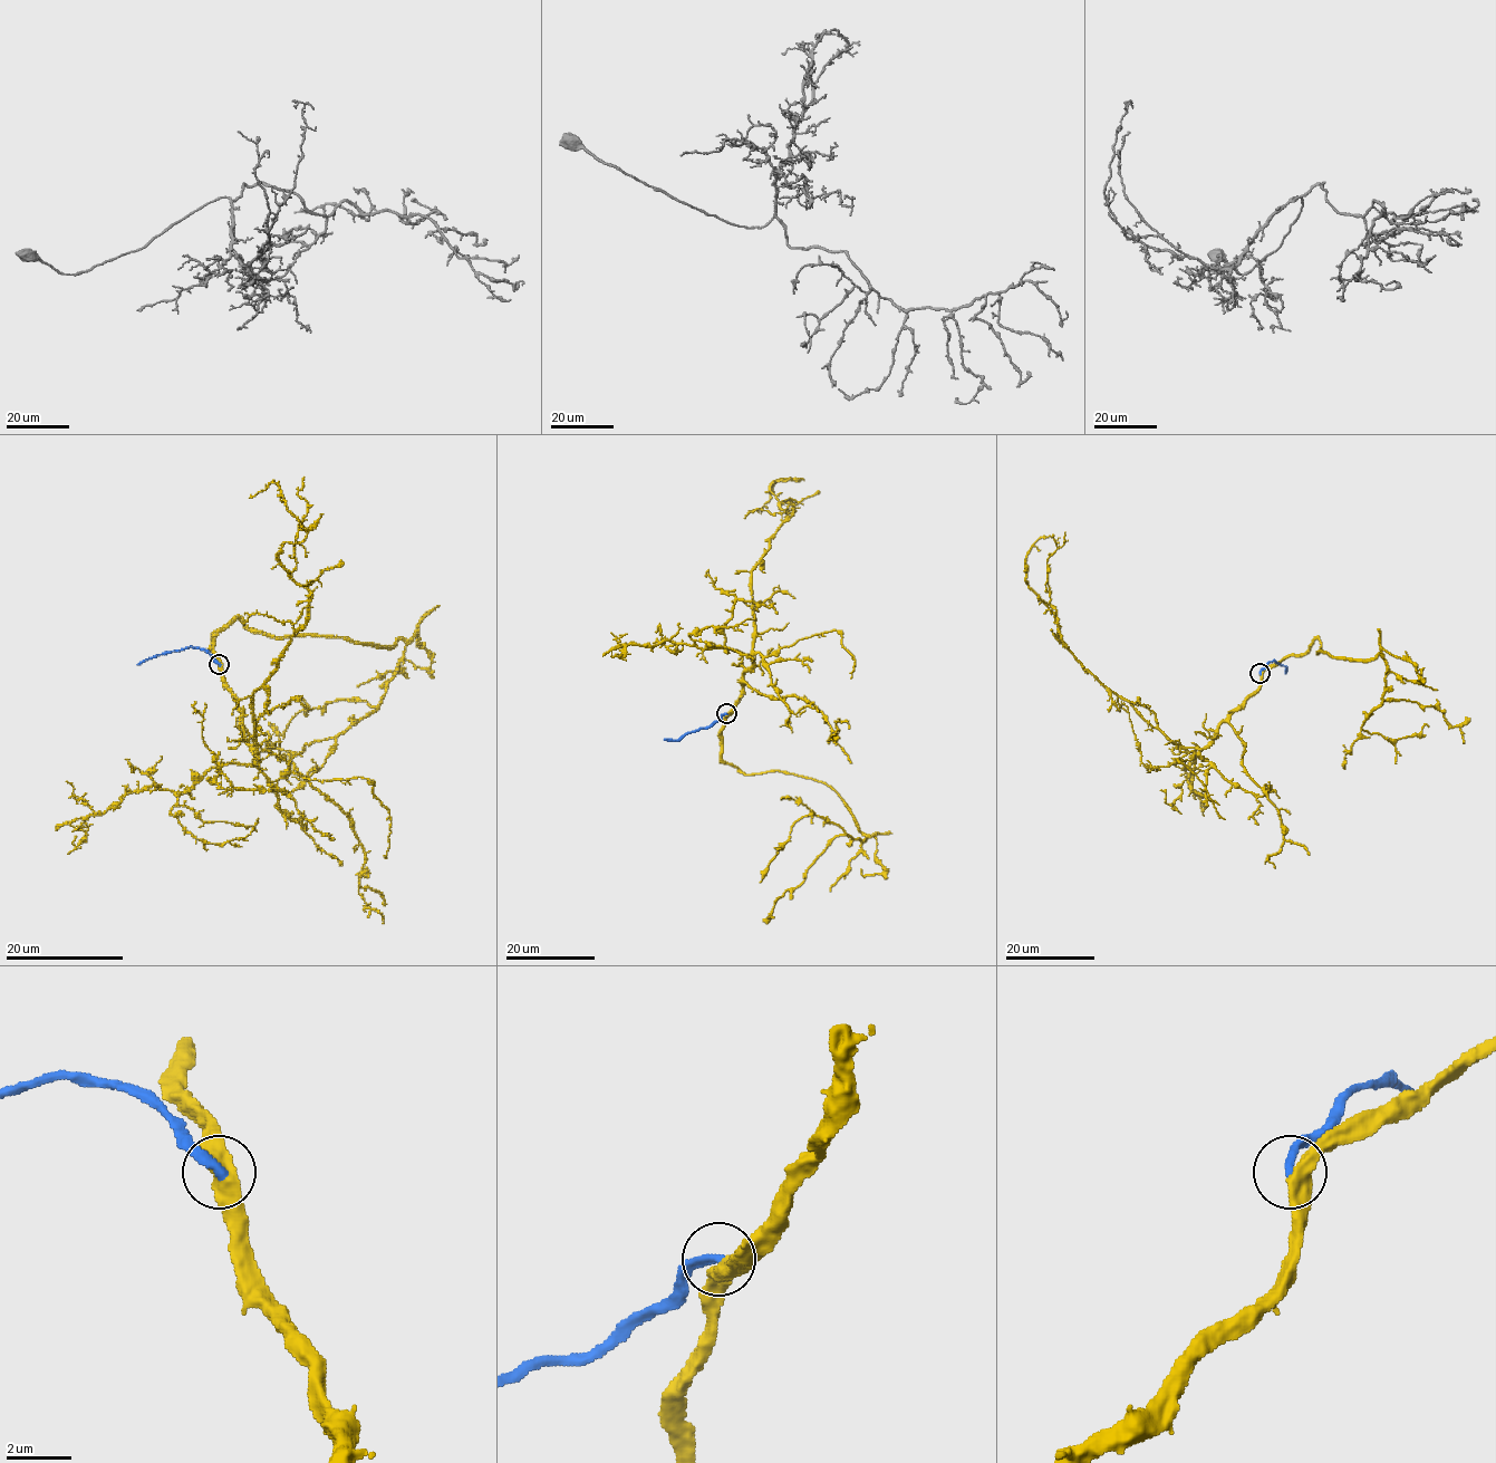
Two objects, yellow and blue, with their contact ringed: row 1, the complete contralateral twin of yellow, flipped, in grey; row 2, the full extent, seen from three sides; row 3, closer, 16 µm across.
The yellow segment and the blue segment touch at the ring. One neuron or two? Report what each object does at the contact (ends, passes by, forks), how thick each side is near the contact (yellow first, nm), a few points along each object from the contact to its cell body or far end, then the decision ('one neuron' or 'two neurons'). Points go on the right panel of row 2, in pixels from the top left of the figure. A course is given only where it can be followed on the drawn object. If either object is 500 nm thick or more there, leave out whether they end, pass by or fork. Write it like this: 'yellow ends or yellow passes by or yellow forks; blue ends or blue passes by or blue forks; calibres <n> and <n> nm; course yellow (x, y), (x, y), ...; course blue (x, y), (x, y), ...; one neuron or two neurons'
calibres 500 and 280 nm; course yellow (1261, 673), (1209, 743), (1174, 744), (1062, 642), (1057, 610), (1024, 567), (1041, 538), (1057, 548); course blue (1261, 673), (1273, 660), (1286, 667), (1285, 673); one neuron

